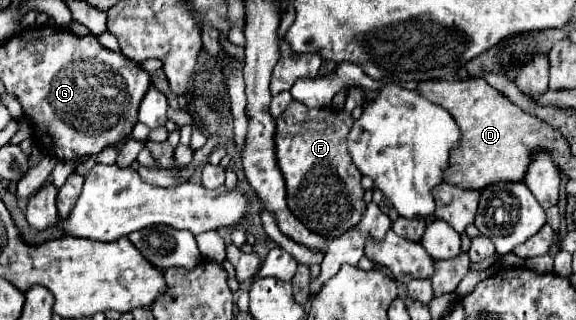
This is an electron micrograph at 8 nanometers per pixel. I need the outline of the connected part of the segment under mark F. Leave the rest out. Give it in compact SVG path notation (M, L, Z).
M293 100L289 108L295 108L295 114L291 118L281 116L275 120L277 130L273 138L277 166L287 186L287 206L311 232L321 234L327 240L339 238L357 226L367 208L361 172L347 154L347 134L351 132L353 118L351 114L329 108L307 110L307 106L297 100Z

